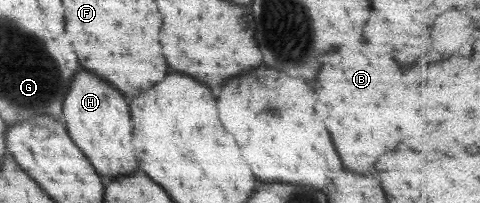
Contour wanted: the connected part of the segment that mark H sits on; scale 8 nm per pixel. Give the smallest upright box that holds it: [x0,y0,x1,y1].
[62,72,138,178]

